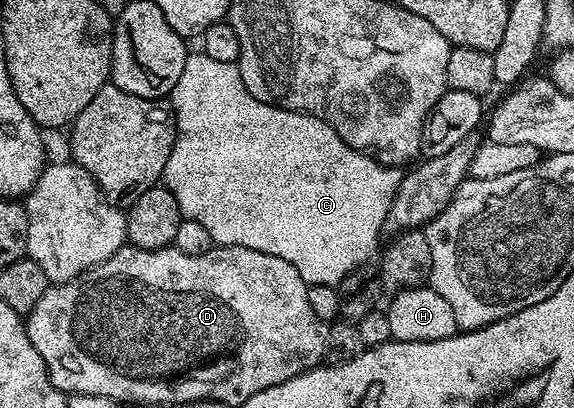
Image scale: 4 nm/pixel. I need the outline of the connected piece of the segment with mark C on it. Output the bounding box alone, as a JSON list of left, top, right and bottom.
[162,53,402,287]

